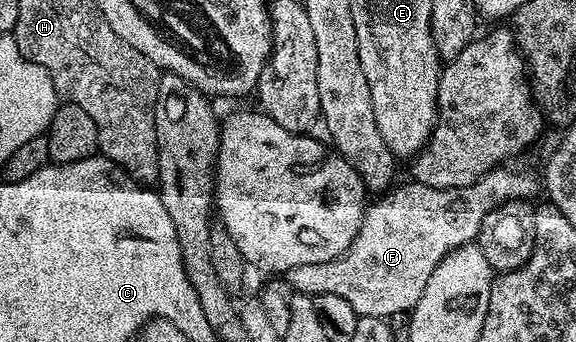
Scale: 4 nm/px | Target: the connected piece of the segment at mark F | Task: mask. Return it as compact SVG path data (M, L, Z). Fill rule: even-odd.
M500 165L471 187L437 189L414 181L396 186L363 212L361 229L345 254L317 265L297 265L297 269L285 272L292 292L312 297L337 293L353 305L358 315L387 319L402 311L412 312L435 267L451 251L478 240L483 219L493 208L508 199L530 200L538 187L540 190L540 180L538 183L529 172L509 168Z

